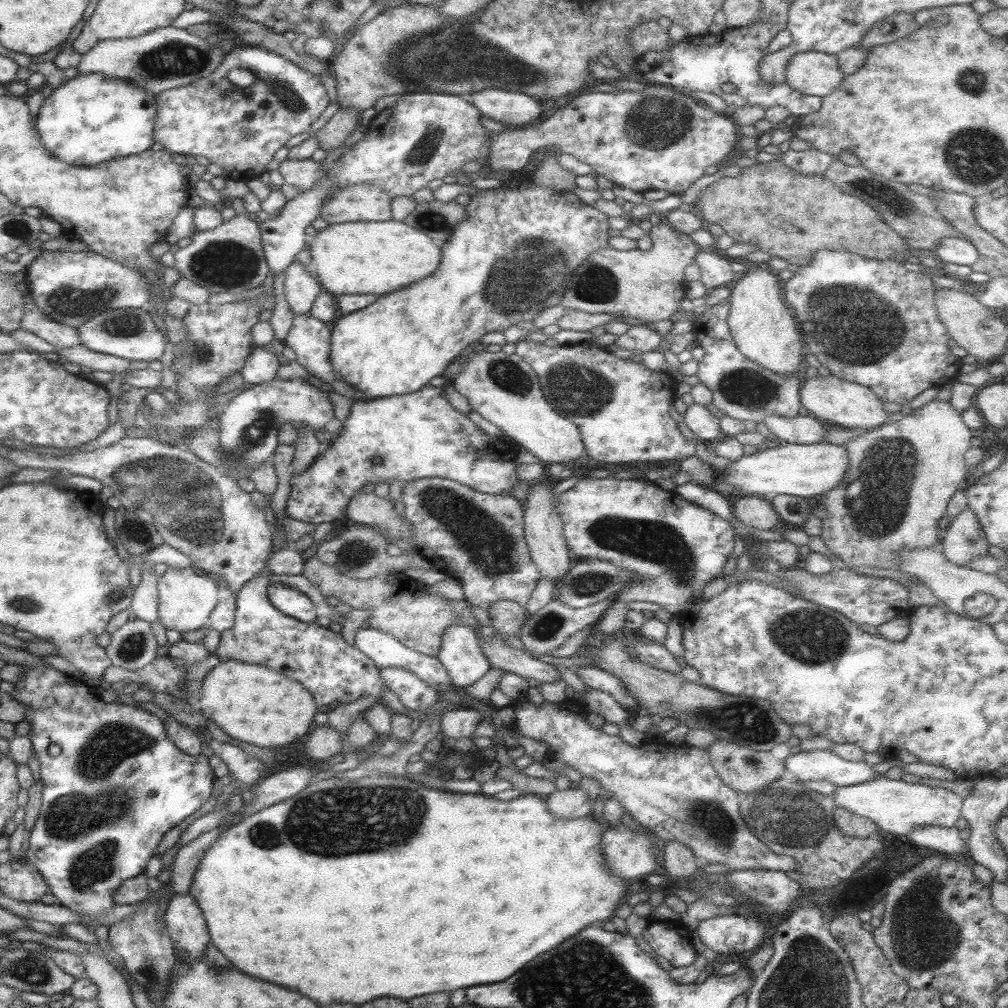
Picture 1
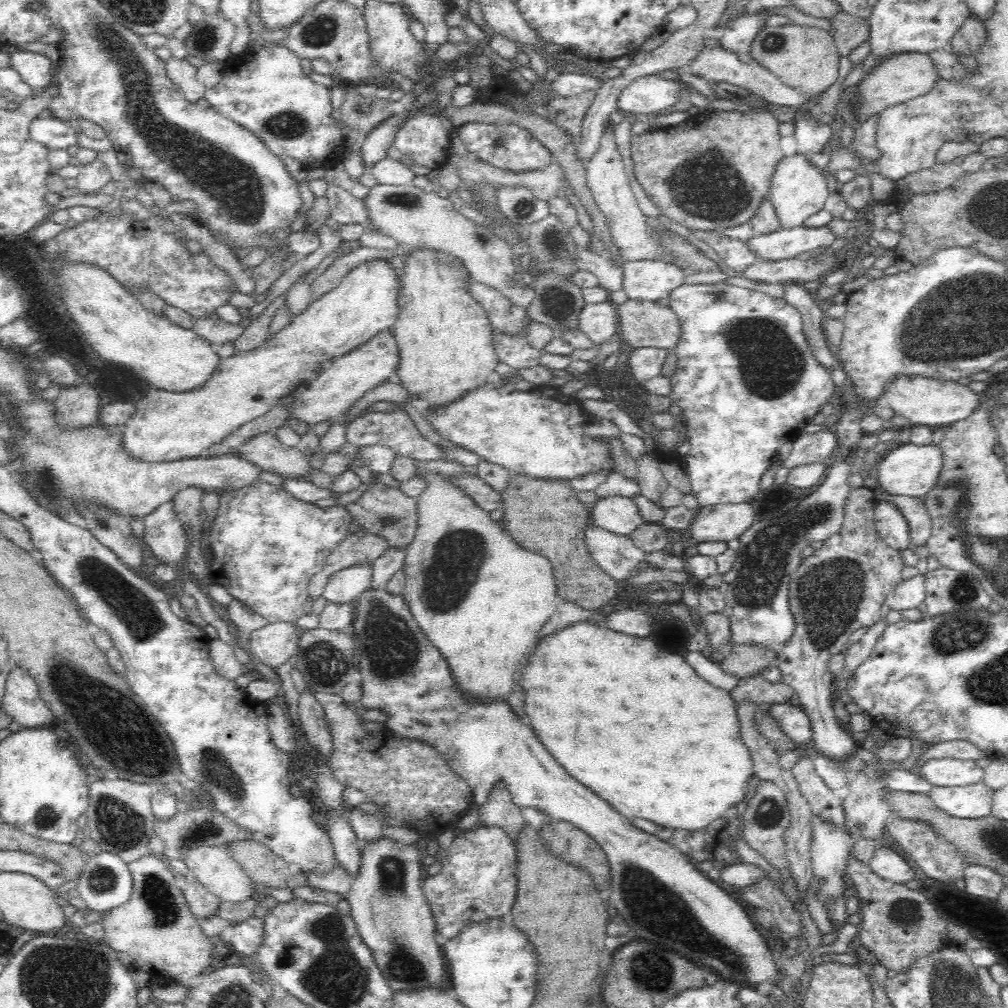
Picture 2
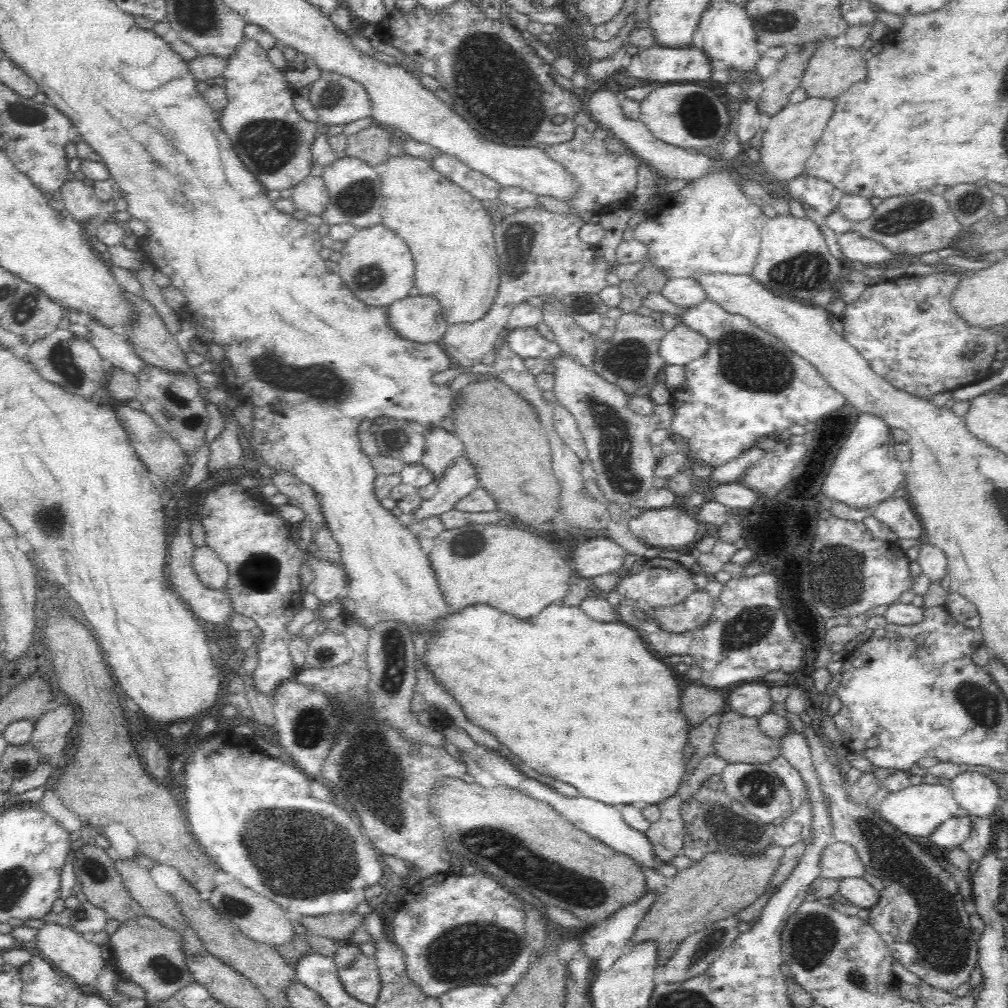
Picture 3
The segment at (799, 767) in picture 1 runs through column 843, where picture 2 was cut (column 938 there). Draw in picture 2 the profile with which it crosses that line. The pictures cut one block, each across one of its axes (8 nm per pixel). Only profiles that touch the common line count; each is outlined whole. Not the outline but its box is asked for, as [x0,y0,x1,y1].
[920,758,984,787]

